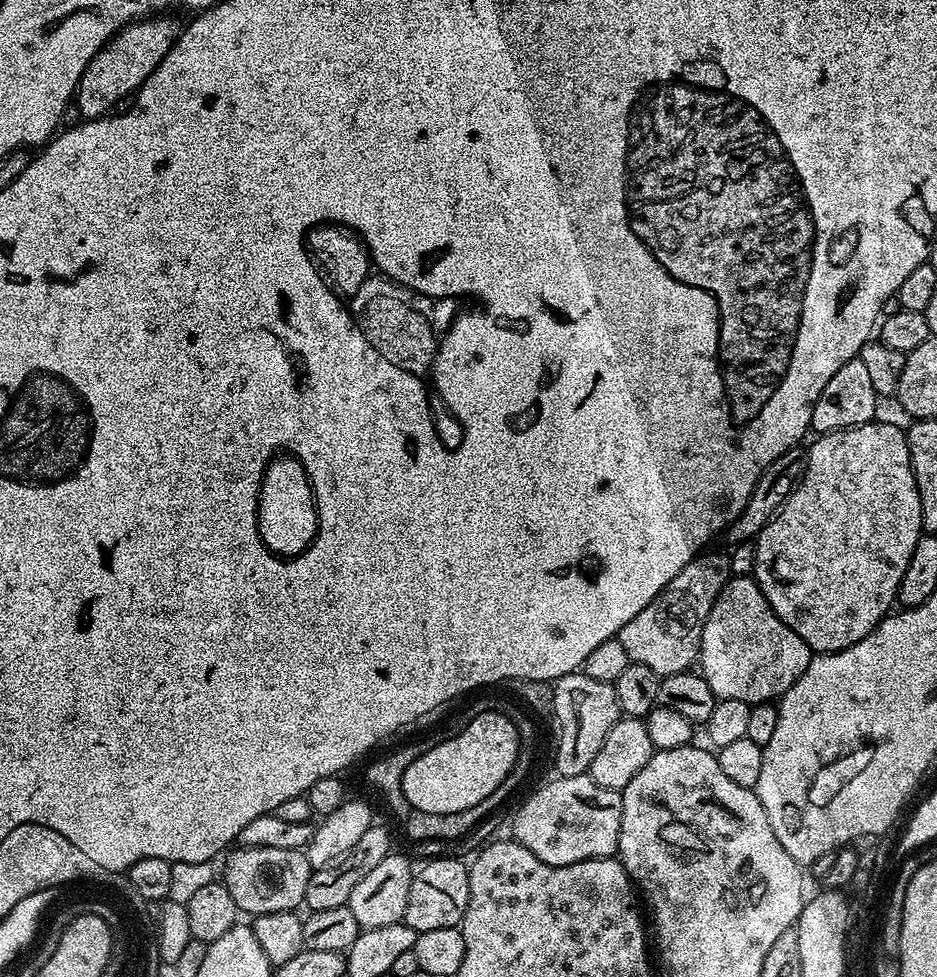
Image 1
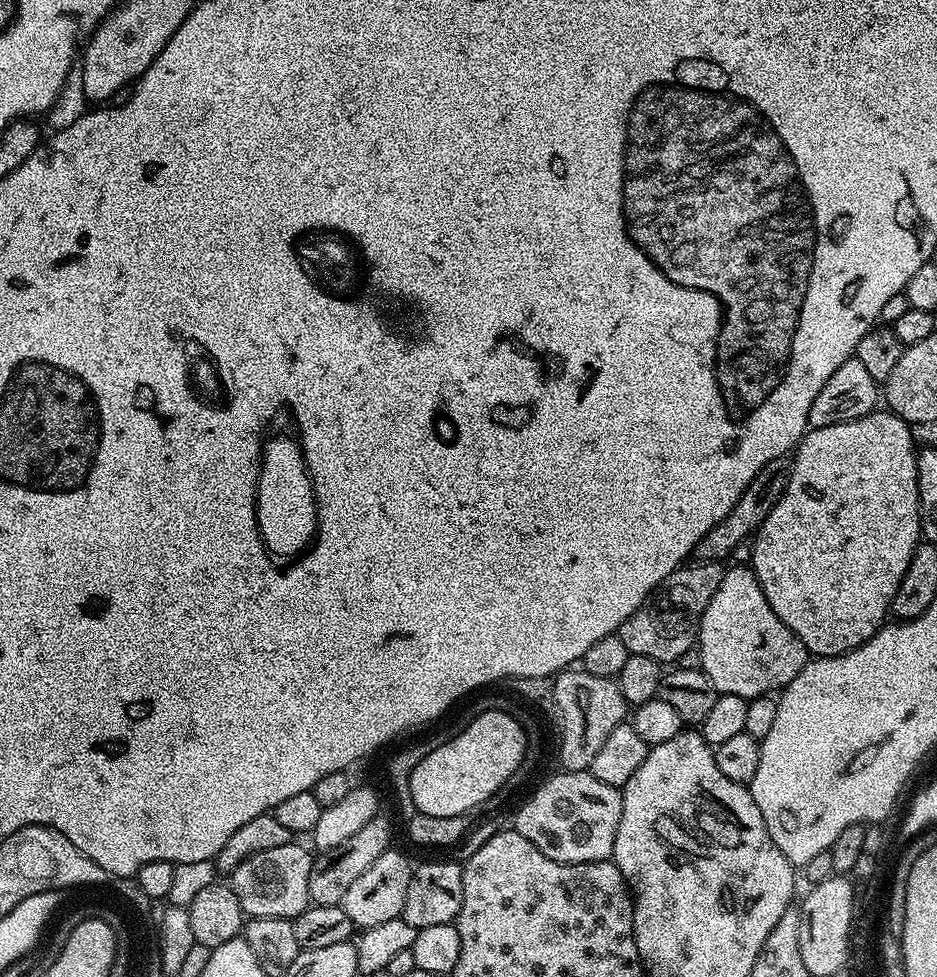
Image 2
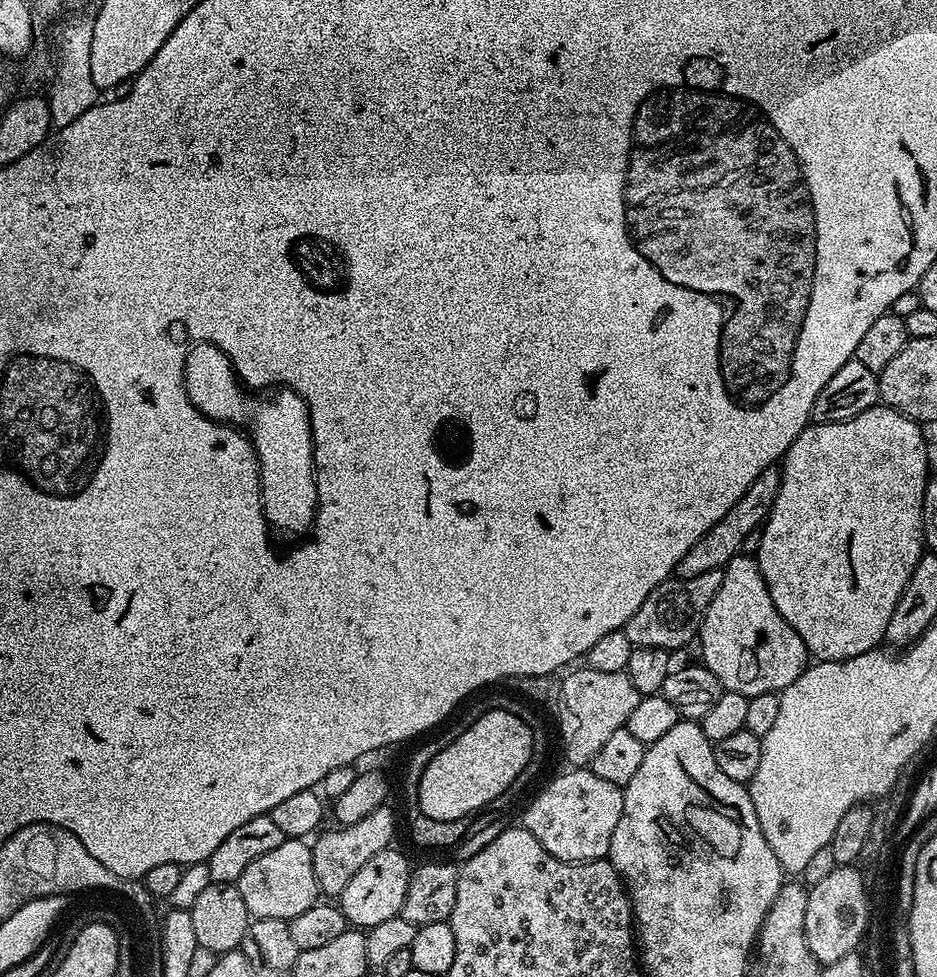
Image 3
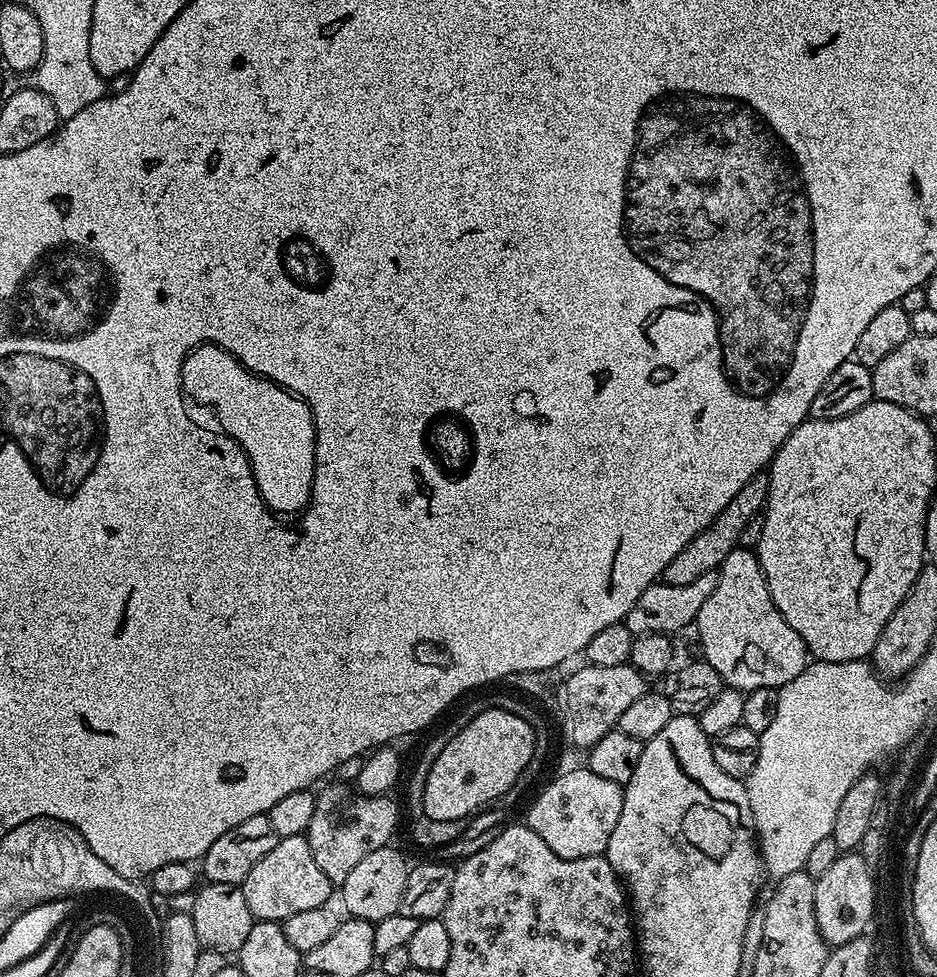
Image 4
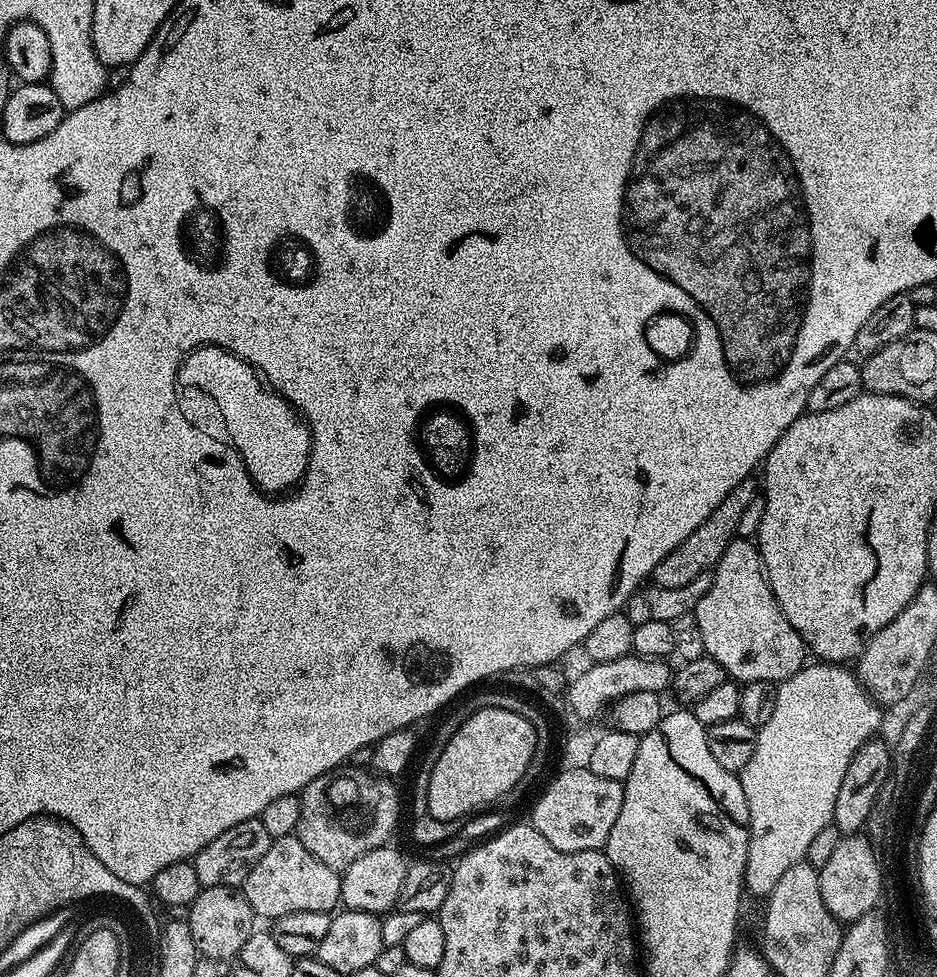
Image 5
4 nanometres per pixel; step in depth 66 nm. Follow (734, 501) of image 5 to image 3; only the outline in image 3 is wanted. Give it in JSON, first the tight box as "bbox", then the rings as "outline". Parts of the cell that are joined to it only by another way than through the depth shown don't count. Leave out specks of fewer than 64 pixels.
{"bbox":[675,466,780,580],"outline":[[[776,466],[764,468],[762,474],[758,474],[758,478],[750,482],[750,486],[746,486],[746,494],[742,494],[742,498],[734,502],[734,506],[730,506],[726,514],[722,514],[720,521],[710,526],[710,530],[706,530],[706,534],[702,534],[702,538],[698,538],[698,542],[694,542],[694,546],[690,546],[686,554],[682,554],[682,558],[676,563],[675,575],[682,580],[696,578],[706,570],[723,569],[725,564],[729,564],[737,556],[741,541],[750,530],[761,527],[768,519],[768,511],[778,494],[779,485],[780,468]]]}

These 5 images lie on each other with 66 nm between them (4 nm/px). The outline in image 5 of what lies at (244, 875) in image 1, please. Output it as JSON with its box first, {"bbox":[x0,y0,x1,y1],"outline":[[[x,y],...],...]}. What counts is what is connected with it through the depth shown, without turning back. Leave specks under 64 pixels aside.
{"bbox":[242,835,340,922],"outline":[[[290,835],[272,841],[258,866],[246,874],[242,891],[253,913],[257,917],[265,916],[265,921],[271,922],[282,918],[282,914],[294,914],[298,910],[331,913],[340,904],[340,877],[337,869],[326,866],[326,862],[318,862],[295,835]]]}

